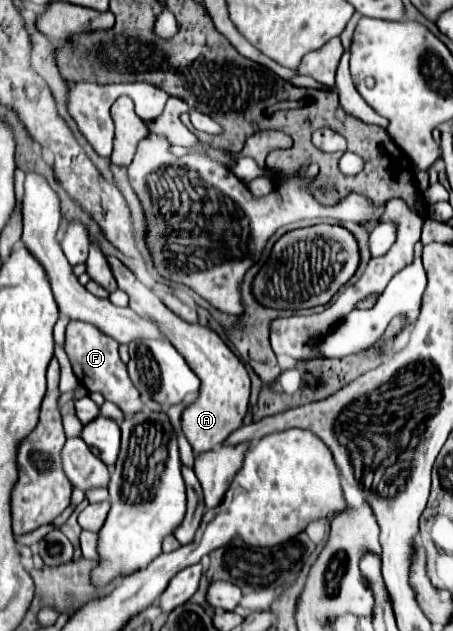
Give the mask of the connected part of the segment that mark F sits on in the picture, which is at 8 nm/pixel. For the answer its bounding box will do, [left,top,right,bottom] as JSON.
[64,321,144,417]

